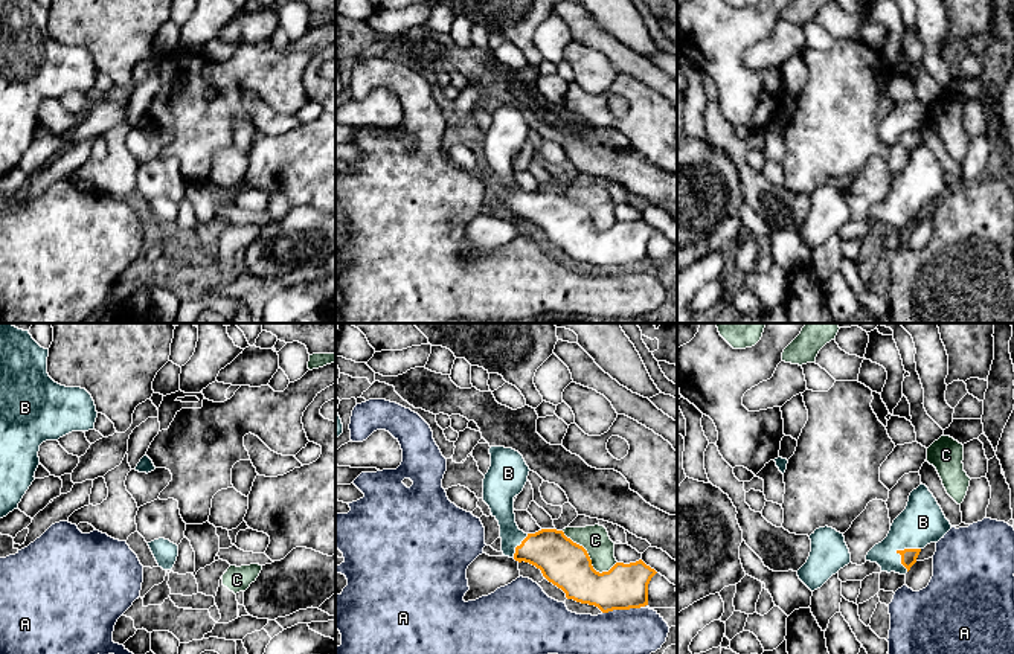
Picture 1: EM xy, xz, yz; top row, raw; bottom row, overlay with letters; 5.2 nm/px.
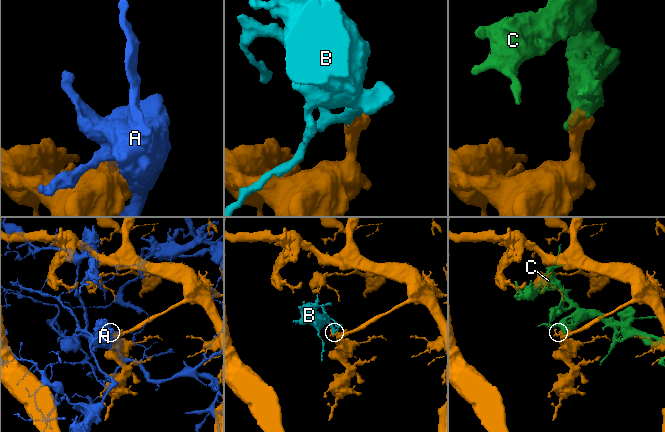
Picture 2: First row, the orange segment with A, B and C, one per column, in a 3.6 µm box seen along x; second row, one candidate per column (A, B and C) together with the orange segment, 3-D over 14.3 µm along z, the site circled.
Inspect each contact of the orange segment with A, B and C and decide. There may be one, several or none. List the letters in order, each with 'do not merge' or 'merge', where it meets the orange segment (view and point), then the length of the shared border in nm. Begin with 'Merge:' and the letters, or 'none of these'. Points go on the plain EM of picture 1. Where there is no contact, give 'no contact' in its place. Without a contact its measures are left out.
Merge: B
A: do not merge | xz (621, 267) | 200 nm
B: merge | yz (900, 209) | 150 nm
C: do not merge | xz (589, 217) | 340 nm

